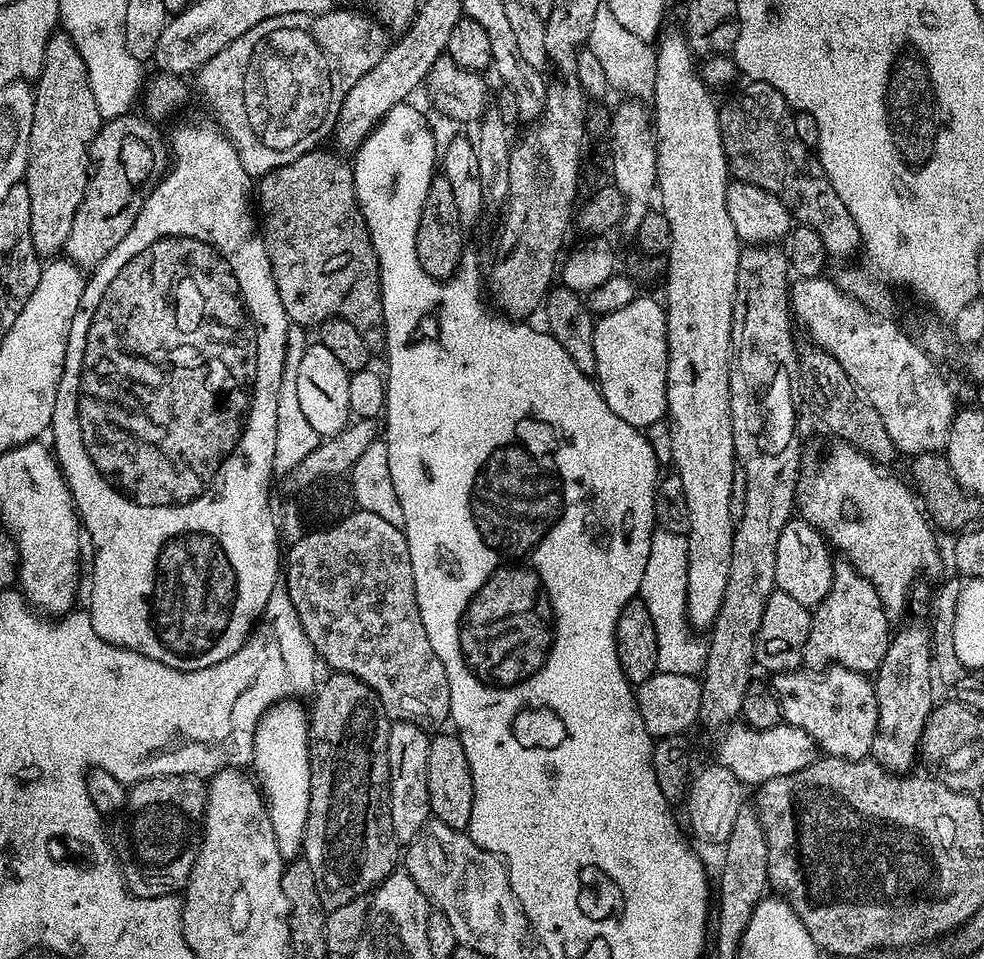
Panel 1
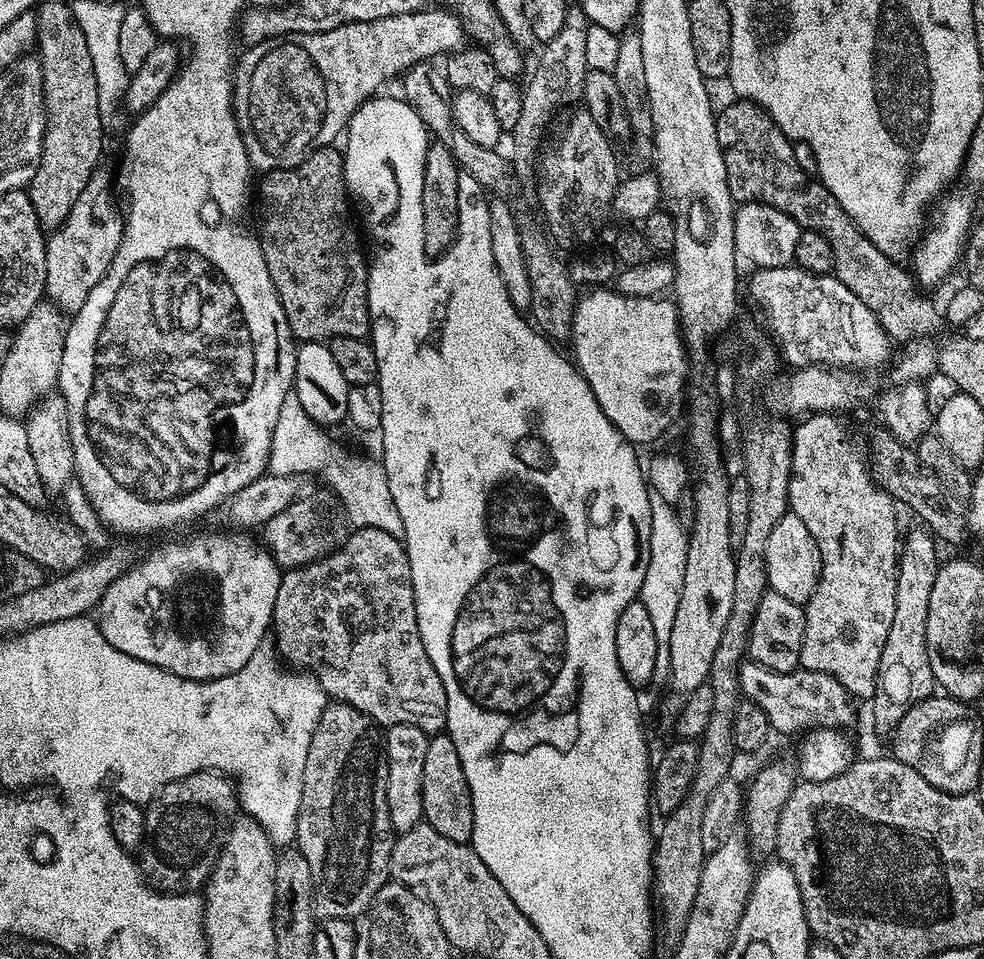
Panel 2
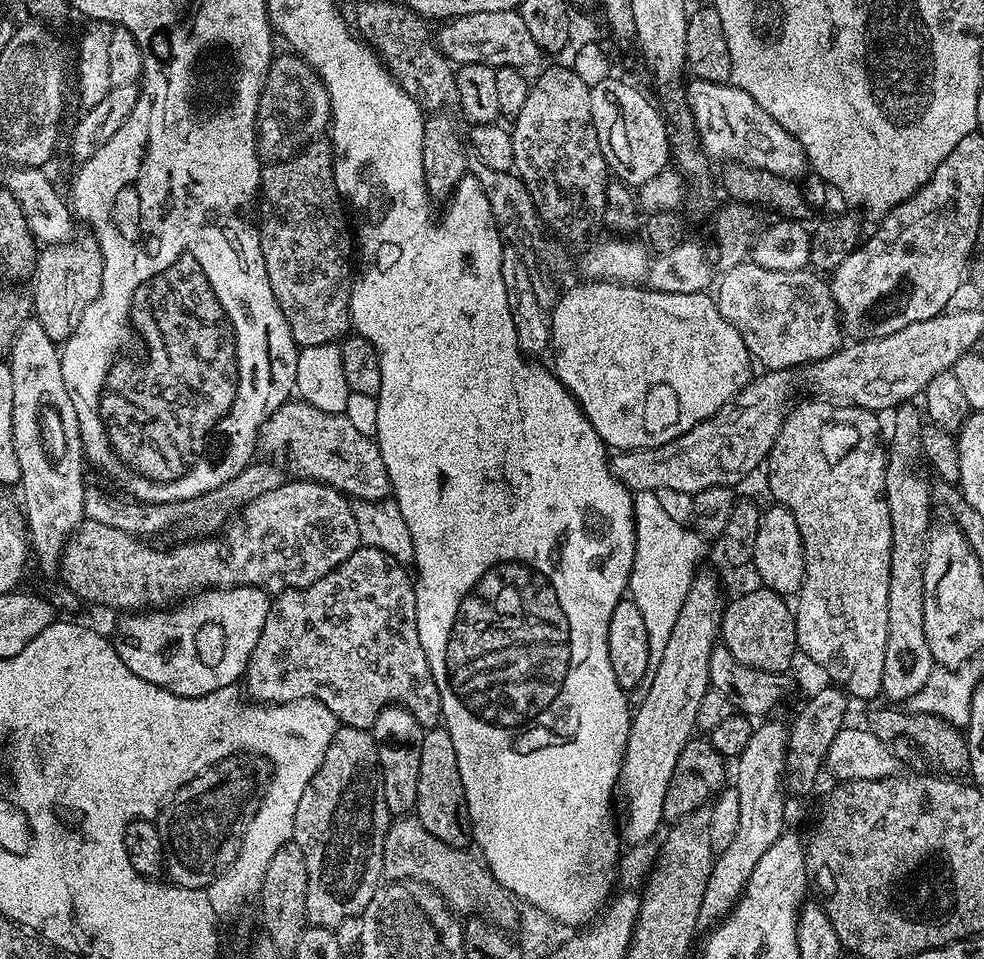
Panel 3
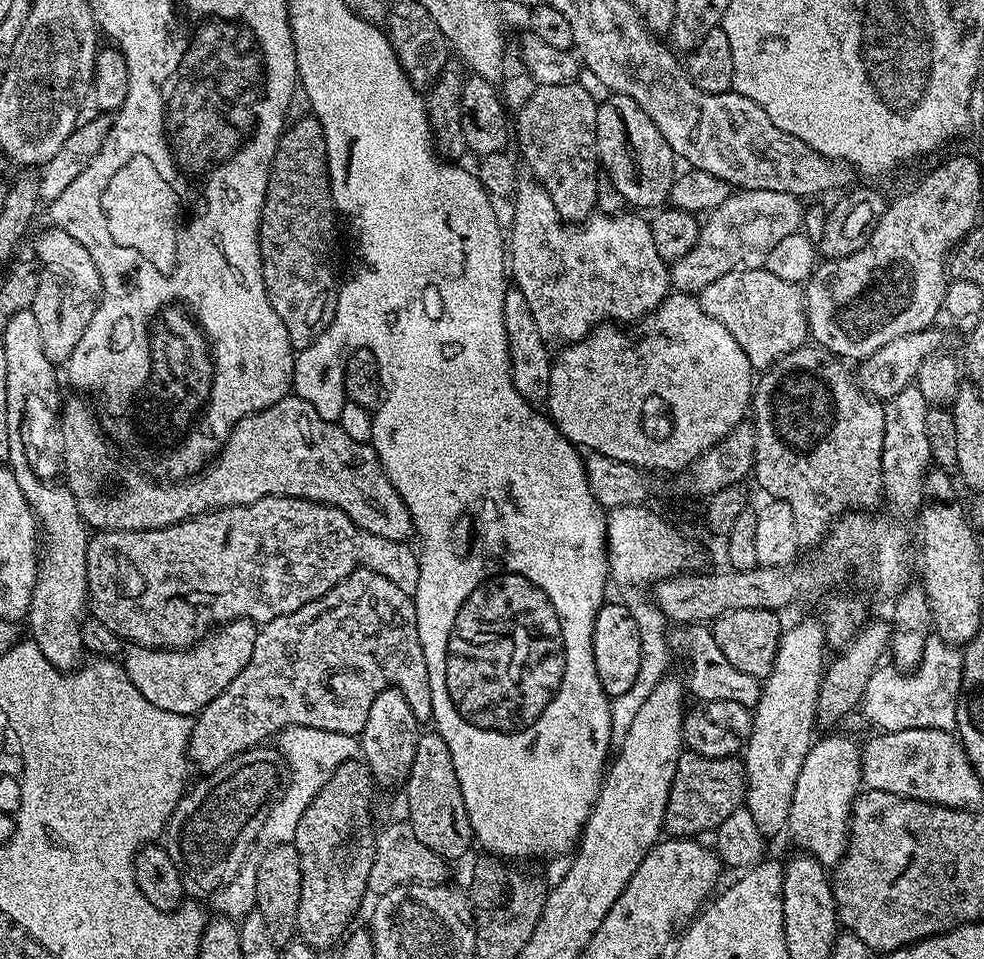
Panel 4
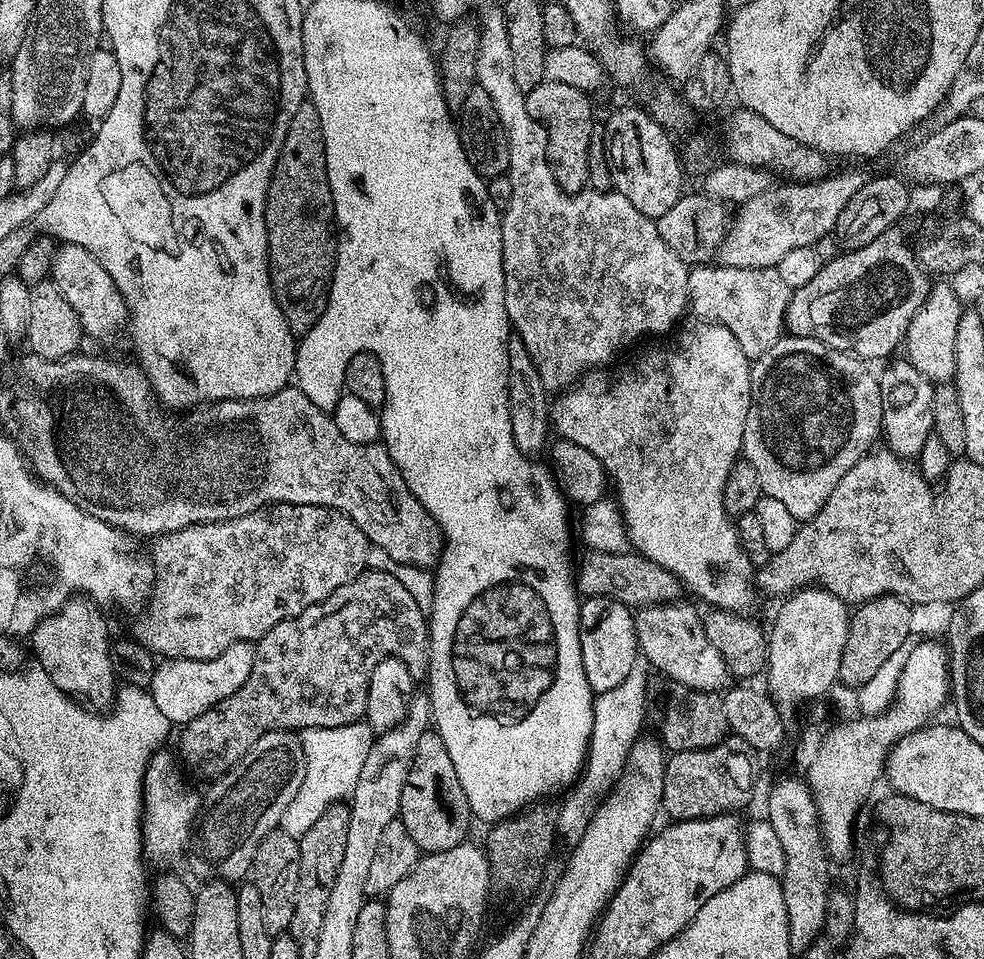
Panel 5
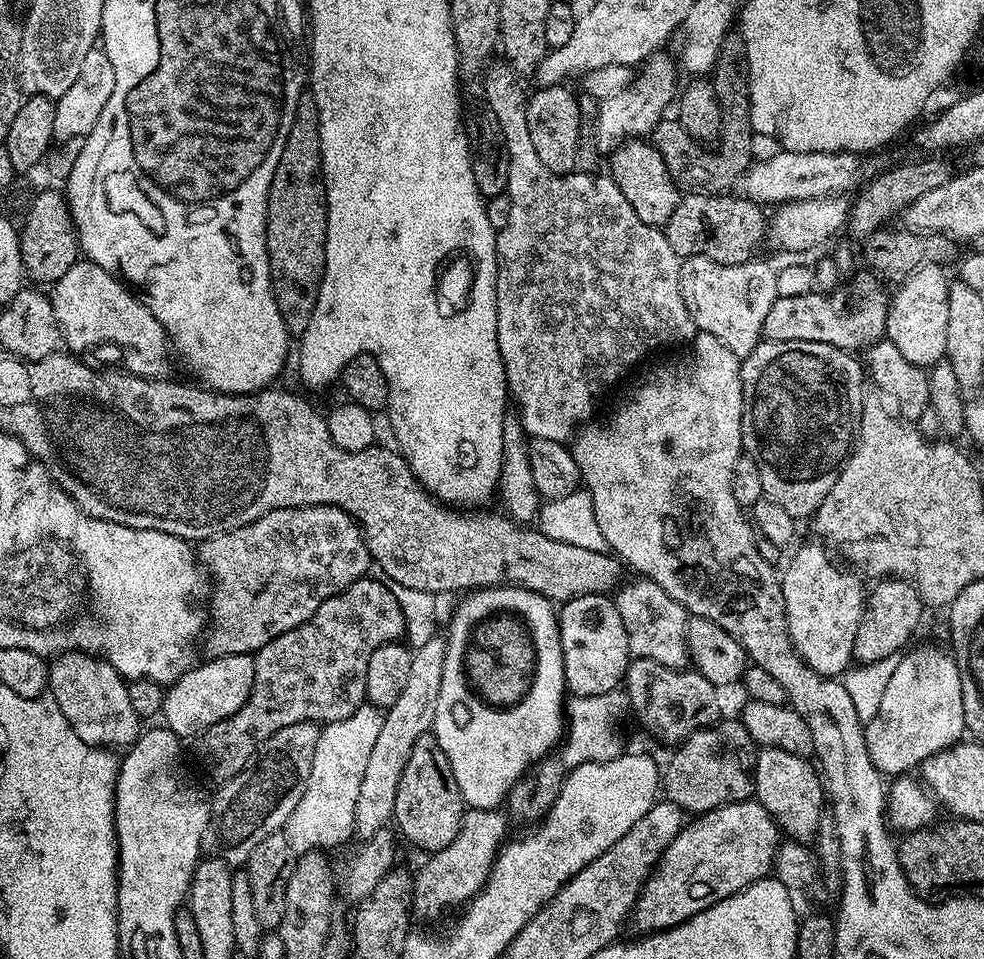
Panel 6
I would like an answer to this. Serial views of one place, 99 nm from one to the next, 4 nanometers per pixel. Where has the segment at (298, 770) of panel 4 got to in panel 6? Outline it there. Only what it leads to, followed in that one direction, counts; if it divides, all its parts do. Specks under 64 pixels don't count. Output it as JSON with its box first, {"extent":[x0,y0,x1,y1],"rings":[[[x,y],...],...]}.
{"extent":[283,703,384,854],"rings":[[[370,703],[361,704],[350,718],[321,727],[318,746],[314,746],[314,762],[310,778],[294,814],[283,826],[283,834],[297,854],[329,850],[347,842],[356,832],[354,806],[358,806],[358,786],[366,774],[366,762],[382,729],[384,717],[381,709]]]}

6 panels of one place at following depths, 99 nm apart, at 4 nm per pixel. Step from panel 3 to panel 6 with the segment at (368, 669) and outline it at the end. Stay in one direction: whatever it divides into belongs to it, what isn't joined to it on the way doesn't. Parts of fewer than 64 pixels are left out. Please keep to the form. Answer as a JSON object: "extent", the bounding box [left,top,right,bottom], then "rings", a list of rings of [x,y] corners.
{"extent":[195,579,404,782],"rings":[[[383,579],[380,580],[356,580],[344,592],[322,602],[322,606],[318,606],[316,613],[306,622],[266,642],[266,646],[254,653],[254,686],[246,702],[238,711],[230,714],[230,718],[222,718],[222,722],[214,722],[214,726],[199,733],[195,741],[196,752],[205,770],[216,782],[234,778],[234,774],[243,770],[248,765],[248,759],[263,746],[264,740],[273,736],[282,726],[294,726],[298,722],[333,724],[350,718],[350,714],[354,714],[365,703],[366,666],[370,662],[370,654],[374,654],[378,646],[399,641],[404,635],[404,615],[398,606],[396,593]]]}

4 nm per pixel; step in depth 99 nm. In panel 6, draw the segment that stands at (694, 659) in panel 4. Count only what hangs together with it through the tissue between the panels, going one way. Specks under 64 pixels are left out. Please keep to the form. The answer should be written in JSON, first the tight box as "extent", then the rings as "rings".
{"extent":[614,579,690,668],"rings":[[[632,579],[636,580],[621,583],[614,593],[616,609],[622,614],[622,626],[626,626],[629,653],[635,658],[662,662],[662,666],[684,668],[689,663],[687,624],[690,613],[653,580]]]}

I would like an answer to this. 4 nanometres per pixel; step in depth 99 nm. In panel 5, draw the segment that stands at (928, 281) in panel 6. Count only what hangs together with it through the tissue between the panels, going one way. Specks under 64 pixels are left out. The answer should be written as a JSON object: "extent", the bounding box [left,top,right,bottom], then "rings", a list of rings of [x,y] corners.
{"extent":[902,283,962,384],"rings":[[[935,283],[907,326],[902,342],[904,351],[906,350],[905,359],[933,384],[949,383],[954,378],[954,337],[957,334],[961,311],[962,303],[953,294],[949,283]]]}

